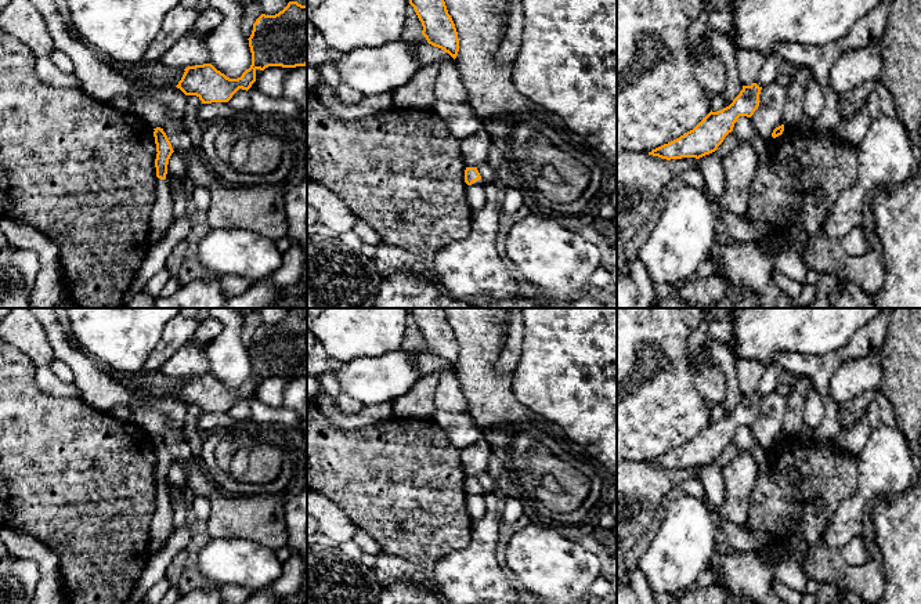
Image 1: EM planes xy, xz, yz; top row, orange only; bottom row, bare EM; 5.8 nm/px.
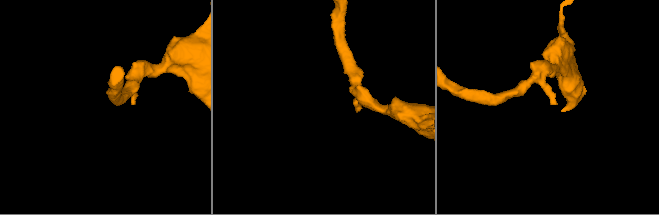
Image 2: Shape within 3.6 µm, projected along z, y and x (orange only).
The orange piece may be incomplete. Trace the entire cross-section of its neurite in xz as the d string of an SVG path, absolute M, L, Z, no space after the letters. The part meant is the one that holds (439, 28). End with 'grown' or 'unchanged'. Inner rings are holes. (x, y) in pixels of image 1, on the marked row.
M409 0L409 4L422 22L422 35L426 37L427 43L444 50L455 59L459 51L459 39L445 1Z; unchanged

